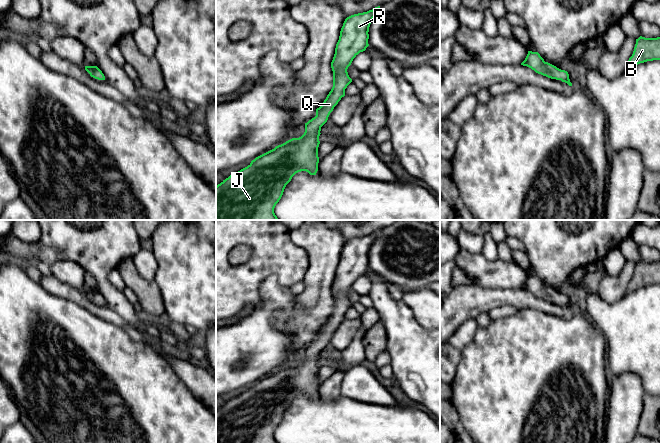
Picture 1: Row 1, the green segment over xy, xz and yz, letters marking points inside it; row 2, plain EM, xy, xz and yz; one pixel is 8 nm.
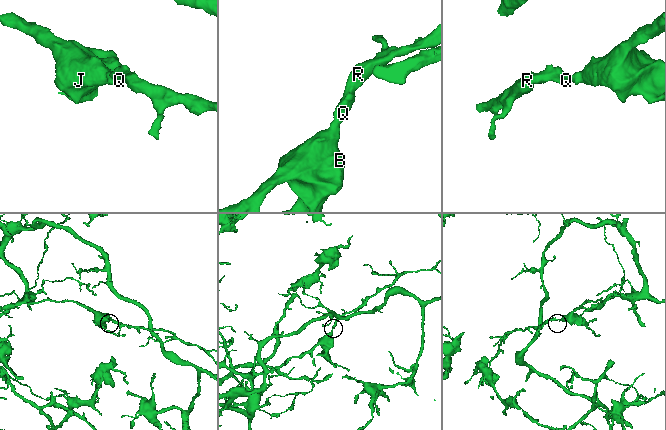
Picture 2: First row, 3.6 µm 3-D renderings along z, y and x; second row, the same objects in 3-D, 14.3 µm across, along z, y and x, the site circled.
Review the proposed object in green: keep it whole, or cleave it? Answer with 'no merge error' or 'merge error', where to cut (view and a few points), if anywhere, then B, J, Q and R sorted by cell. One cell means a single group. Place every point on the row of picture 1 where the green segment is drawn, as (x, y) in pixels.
no merge error | no cut | B J Q R

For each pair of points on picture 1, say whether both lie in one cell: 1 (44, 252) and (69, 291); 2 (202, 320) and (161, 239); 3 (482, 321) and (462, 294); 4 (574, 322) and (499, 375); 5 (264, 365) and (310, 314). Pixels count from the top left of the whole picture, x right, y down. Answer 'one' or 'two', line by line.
1: two
2: one
3: two
4: one
5: two

